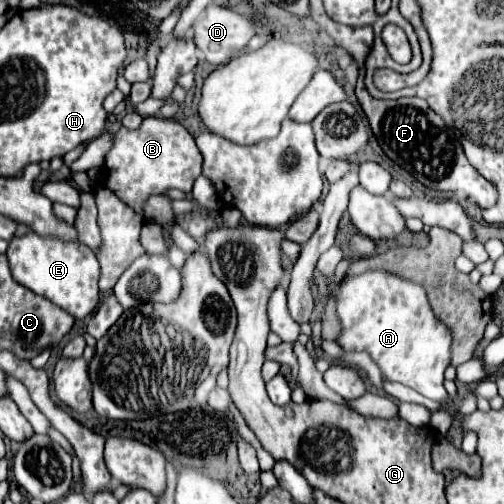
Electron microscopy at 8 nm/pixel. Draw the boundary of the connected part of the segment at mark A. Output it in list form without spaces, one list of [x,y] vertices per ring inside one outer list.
[[[367,270],[343,280],[335,296],[335,310],[341,324],[337,344],[343,350],[367,352],[387,382],[409,386],[429,400],[449,402],[443,374],[451,364],[451,328],[433,314],[419,284],[403,280],[393,272]]]

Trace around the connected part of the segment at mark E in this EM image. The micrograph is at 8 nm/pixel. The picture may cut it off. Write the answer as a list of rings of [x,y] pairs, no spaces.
[[[31,232],[25,234],[23,238],[13,238],[9,242],[7,258],[11,274],[19,284],[61,306],[65,312],[75,316],[75,320],[83,320],[95,310],[99,302],[99,288],[97,288],[99,262],[91,248],[78,242],[42,238]]]

